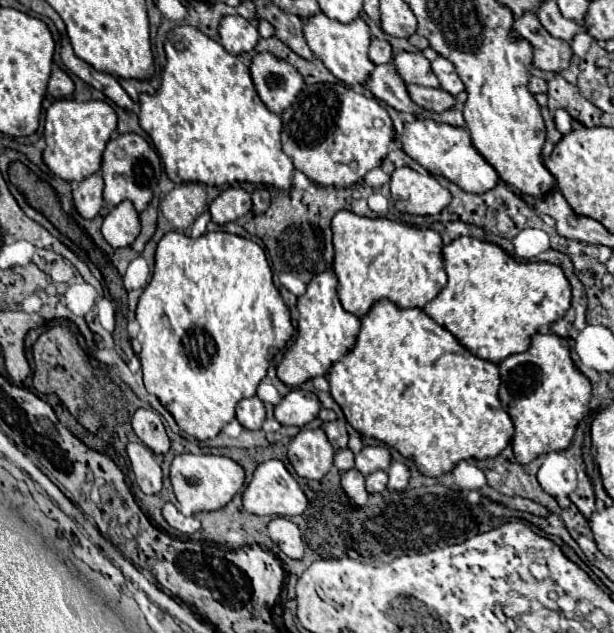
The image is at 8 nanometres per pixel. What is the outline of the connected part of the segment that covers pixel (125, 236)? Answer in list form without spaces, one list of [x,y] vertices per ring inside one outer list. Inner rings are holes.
[[[128,200],[120,202],[102,222],[102,236],[112,248],[130,246],[138,232],[140,232],[138,212]]]

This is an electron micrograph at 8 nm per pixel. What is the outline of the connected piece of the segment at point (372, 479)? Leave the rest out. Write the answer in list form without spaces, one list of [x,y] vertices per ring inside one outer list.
[[[372,472],[366,476],[366,490],[368,492],[384,492],[386,490],[386,482],[388,482],[388,474],[386,472]]]

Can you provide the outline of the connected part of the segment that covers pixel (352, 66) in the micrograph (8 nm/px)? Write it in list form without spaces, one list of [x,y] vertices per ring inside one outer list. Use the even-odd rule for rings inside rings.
[[[314,14],[304,20],[304,36],[318,60],[324,62],[324,66],[342,82],[354,86],[354,84],[366,84],[372,68],[376,64],[370,62],[368,58],[368,46],[370,46],[370,30],[362,18],[356,18],[350,24],[342,24],[336,20],[330,20],[326,14]]]

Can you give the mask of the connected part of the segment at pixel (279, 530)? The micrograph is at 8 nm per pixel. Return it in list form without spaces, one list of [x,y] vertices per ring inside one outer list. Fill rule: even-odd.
[[[274,518],[268,524],[268,536],[272,542],[288,556],[294,560],[300,560],[304,556],[304,542],[300,538],[300,530],[296,524],[292,524],[286,518]]]

